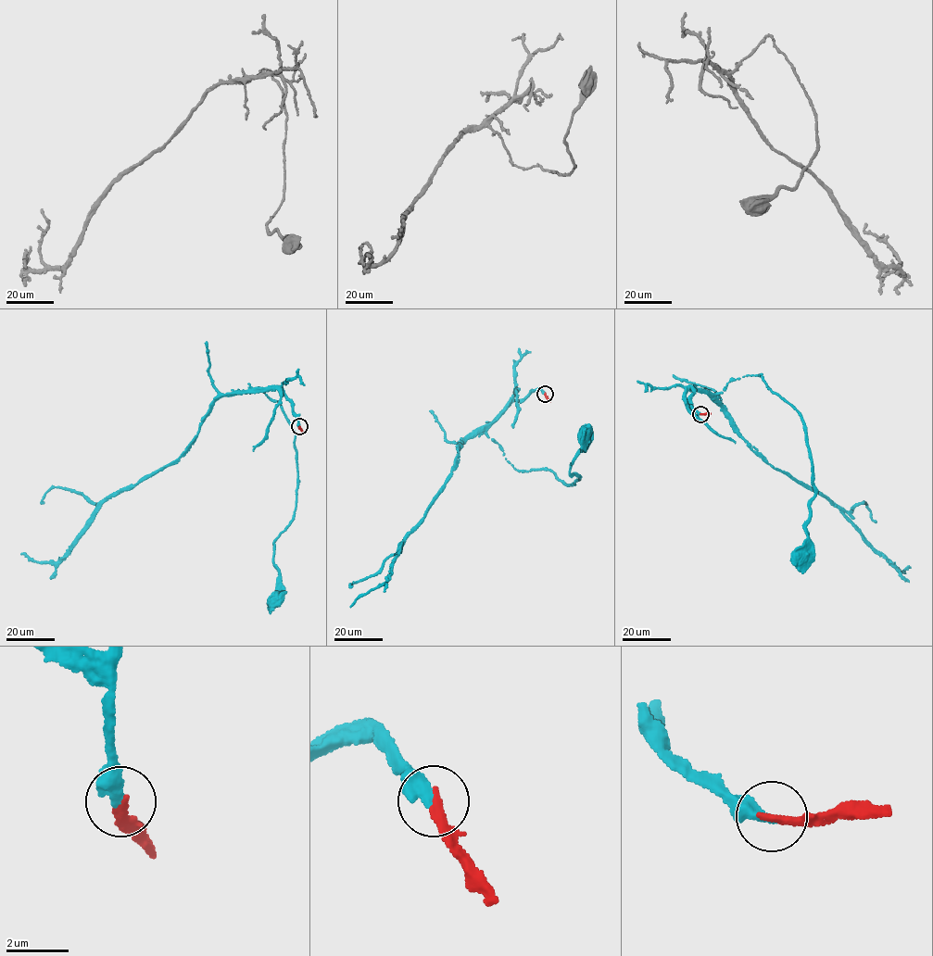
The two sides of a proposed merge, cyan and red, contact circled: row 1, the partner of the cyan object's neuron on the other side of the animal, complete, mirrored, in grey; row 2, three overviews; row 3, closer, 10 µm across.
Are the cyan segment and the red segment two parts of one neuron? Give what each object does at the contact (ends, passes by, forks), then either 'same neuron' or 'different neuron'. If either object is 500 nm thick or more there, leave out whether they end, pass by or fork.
cyan ends; red ends; same neuron

